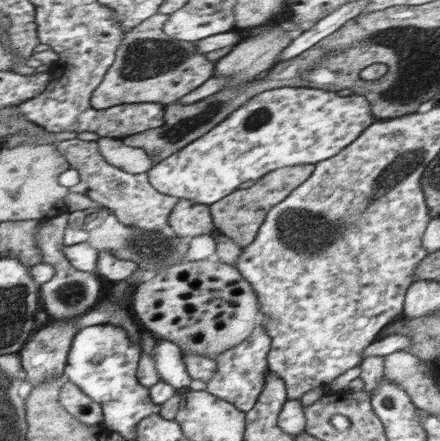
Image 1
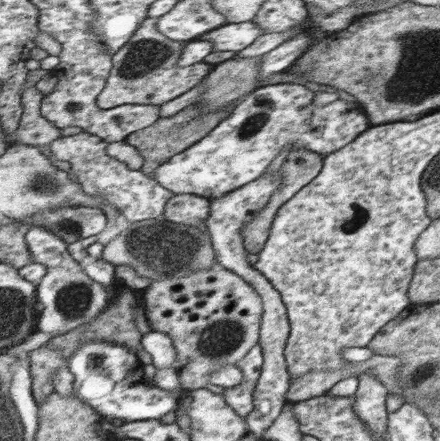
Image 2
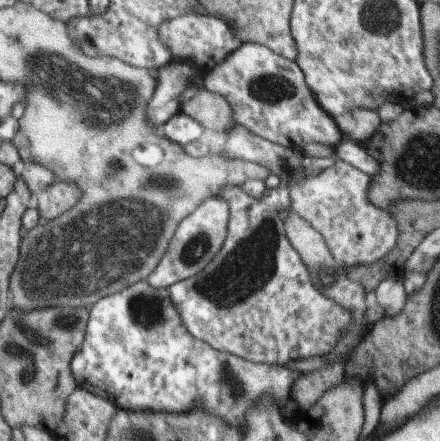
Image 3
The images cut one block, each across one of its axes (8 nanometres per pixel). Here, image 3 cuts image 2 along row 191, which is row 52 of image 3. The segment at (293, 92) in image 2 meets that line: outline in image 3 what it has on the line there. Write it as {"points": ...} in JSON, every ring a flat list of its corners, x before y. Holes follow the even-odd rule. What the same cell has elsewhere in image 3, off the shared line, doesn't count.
{"points":[[181,14,173,20,165,20,159,26,159,40,171,52,171,62,191,64,201,78,209,76,215,68,223,66,243,44,239,38,235,38,235,32,223,20,197,14]]}

